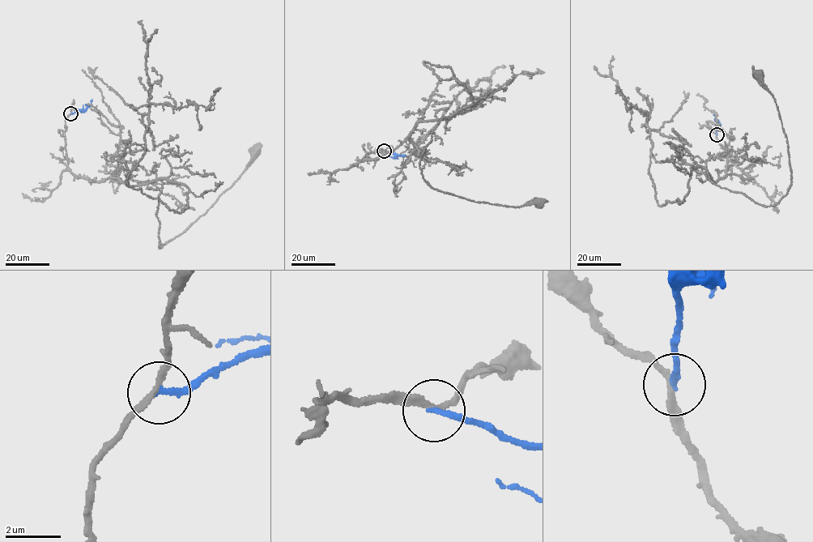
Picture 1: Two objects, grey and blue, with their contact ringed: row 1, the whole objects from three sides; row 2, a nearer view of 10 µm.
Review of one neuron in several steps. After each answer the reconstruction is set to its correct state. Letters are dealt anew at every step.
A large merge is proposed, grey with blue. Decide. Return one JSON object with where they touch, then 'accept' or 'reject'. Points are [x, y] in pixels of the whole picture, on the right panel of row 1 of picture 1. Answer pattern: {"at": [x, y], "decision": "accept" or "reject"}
{"at": [717, 134], "decision": "accept"}

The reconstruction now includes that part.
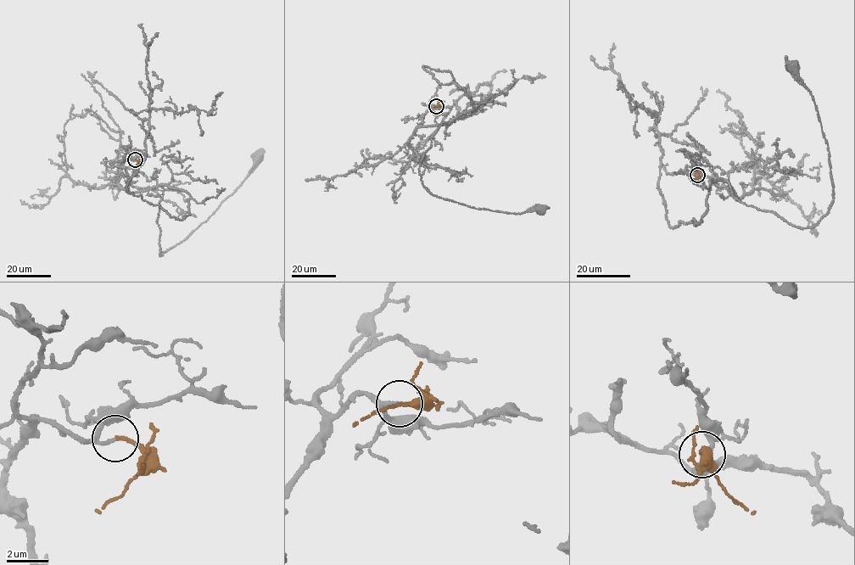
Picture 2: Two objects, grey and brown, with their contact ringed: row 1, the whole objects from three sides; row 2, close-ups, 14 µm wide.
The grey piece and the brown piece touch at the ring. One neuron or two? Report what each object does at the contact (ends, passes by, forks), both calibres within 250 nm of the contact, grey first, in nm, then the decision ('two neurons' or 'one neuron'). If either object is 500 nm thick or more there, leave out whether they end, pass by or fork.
grey passes by; brown ends; calibres 110 and 160 nm; one neuron

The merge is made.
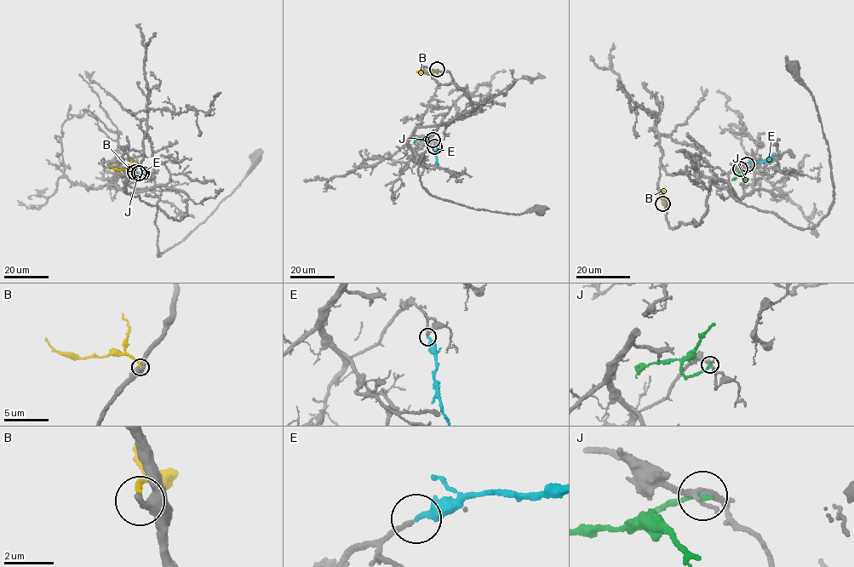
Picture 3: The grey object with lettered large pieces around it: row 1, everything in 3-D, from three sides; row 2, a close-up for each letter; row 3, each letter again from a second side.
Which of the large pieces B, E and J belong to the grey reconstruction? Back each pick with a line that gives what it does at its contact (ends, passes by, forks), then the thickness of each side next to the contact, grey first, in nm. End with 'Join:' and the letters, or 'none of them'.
E: It ends there. Thickness 200 nm (grey) against 240 nm
Join: E

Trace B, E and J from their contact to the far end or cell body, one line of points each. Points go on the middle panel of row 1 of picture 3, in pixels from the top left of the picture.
B: (437, 69), (426, 74), (417, 71)
E: (434, 146), (439, 170)
J: (432, 140), (426, 142), (426, 140), (433, 129)

